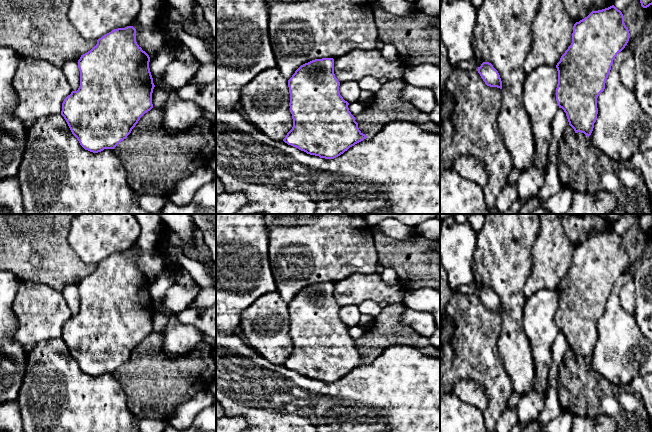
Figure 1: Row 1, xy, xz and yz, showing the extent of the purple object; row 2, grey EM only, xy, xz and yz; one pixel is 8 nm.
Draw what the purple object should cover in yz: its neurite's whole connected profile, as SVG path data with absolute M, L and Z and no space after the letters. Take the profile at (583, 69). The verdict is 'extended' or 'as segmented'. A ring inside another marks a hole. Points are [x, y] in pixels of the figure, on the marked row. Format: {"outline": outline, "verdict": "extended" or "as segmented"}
{"outline": "M614 5L592 11L587 17L573 26L572 43L561 56L556 68L558 84L556 101L566 113L569 125L575 133L581 132L589 137L597 119L597 98L605 89L613 60L627 45L630 38L624 17Z", "verdict": "as segmented"}

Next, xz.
{"outline": "M315 59L301 65L288 80L293 127L283 141L310 155L334 159L367 138L349 111L349 103L339 93L334 59Z", "verdict": "as segmented"}

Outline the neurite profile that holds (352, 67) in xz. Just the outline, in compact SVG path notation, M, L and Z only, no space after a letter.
M354 49L334 58L334 74L340 83L359 82L366 76L387 80L402 79L405 67L400 60L385 59L380 50Z

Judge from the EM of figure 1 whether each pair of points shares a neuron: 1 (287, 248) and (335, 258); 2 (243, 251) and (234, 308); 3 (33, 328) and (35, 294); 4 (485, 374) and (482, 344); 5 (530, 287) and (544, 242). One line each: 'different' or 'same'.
1: same
2: same
3: same
4: same
5: same

